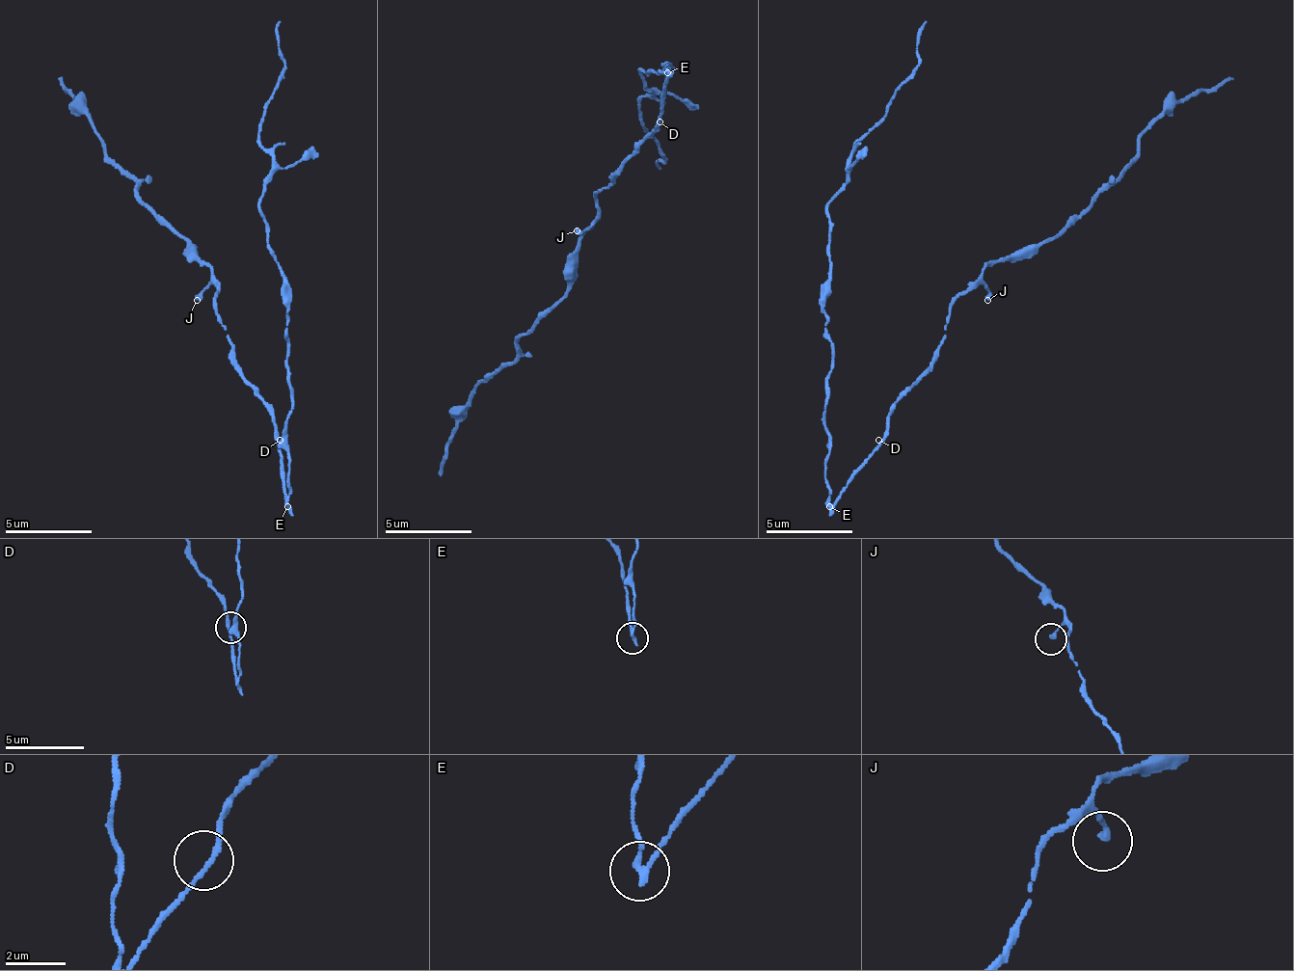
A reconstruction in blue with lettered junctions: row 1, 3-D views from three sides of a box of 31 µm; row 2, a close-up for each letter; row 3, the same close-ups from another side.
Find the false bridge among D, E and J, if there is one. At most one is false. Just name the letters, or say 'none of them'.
E

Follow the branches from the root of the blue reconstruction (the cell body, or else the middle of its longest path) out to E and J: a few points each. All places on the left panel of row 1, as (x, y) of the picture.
E: (280, 448), (280, 479), (283, 484), (283, 501), (288, 505)
J: (280, 448), (271, 405), (244, 379), (231, 353), (227, 327), (214, 300), (218, 291), (209, 287), (197, 300)

